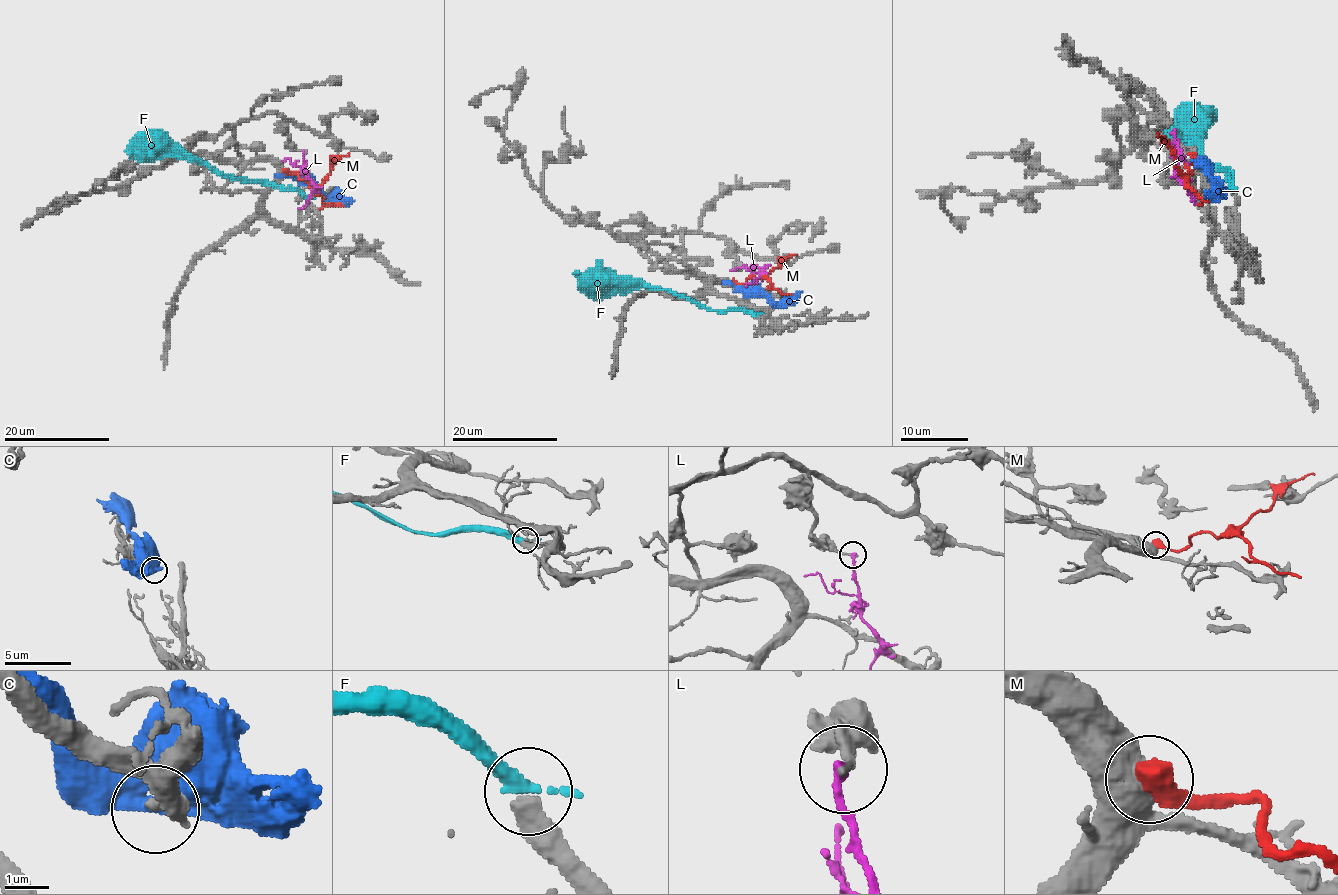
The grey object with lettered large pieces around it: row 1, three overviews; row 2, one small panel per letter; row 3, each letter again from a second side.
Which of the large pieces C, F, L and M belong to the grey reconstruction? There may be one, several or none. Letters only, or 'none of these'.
F

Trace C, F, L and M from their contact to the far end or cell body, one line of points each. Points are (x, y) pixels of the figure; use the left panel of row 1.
C: (333, 202), (298, 176), (275, 173)
F: (307, 198), (296, 191), (230, 177), (191, 159), (172, 155), (138, 155), (133, 150), (130, 158)
L: (303, 151), (306, 173), (313, 187), (307, 204), (299, 208)
M: (284, 171), (295, 172), (300, 179), (319, 185), (335, 162), (348, 154)

